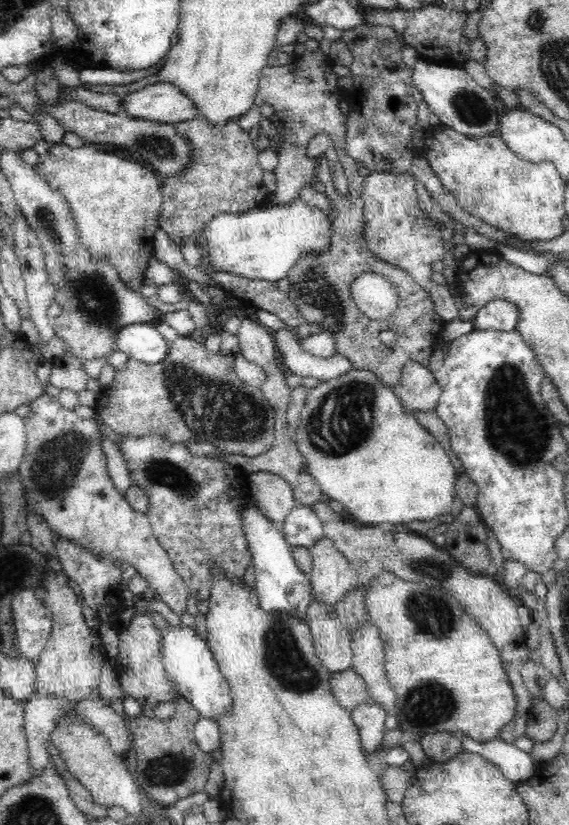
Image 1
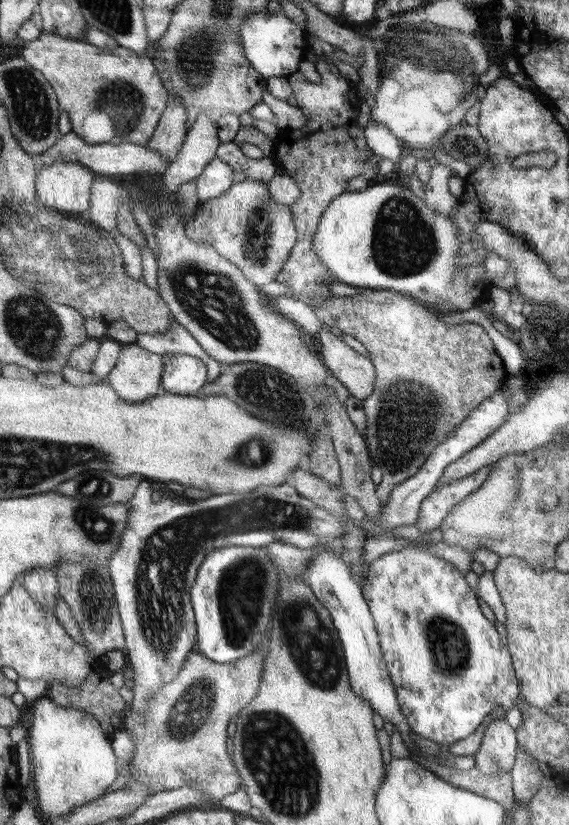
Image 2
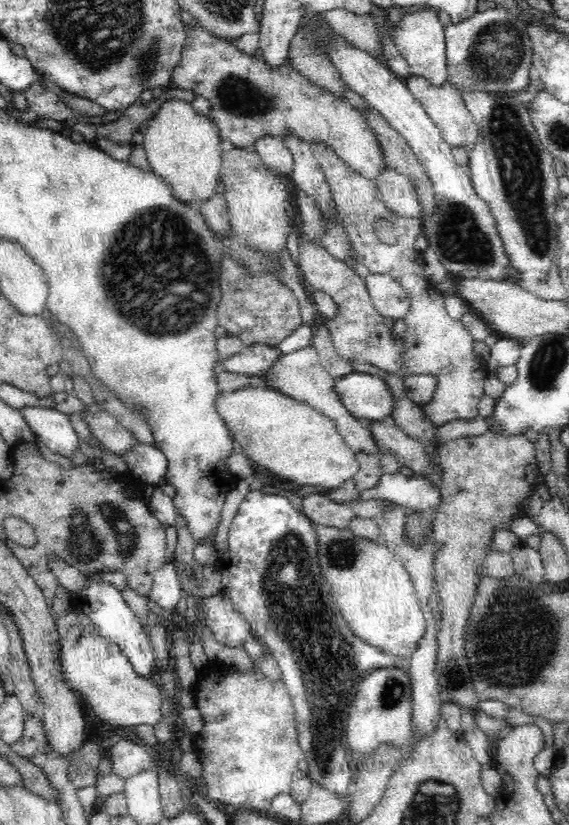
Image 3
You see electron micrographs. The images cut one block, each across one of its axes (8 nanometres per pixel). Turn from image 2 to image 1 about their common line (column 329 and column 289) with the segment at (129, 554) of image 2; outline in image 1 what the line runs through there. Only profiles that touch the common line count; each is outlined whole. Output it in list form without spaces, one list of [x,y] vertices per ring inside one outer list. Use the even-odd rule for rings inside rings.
[[[300,504],[286,516],[282,526],[284,526],[282,530],[284,536],[292,546],[314,548],[314,544],[318,544],[326,536],[324,524],[318,518],[318,514],[312,508],[306,508]]]

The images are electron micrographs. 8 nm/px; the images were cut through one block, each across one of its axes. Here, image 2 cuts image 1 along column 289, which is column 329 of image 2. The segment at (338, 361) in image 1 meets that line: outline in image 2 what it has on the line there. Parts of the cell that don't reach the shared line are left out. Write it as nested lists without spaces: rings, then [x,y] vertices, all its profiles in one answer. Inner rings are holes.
[[[321,328],[315,338],[321,344],[321,358],[329,368],[329,374],[349,390],[349,396],[355,396],[359,400],[371,396],[375,388],[373,362],[347,346],[329,328]]]

